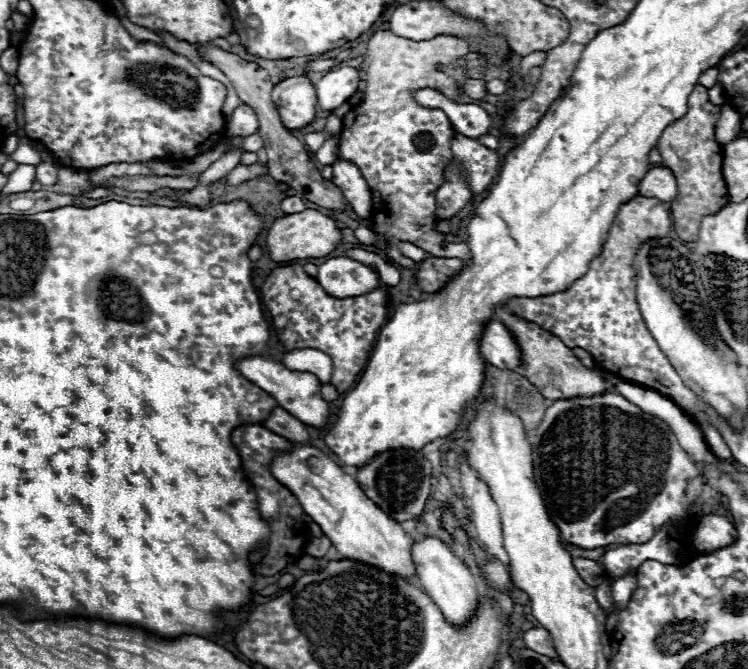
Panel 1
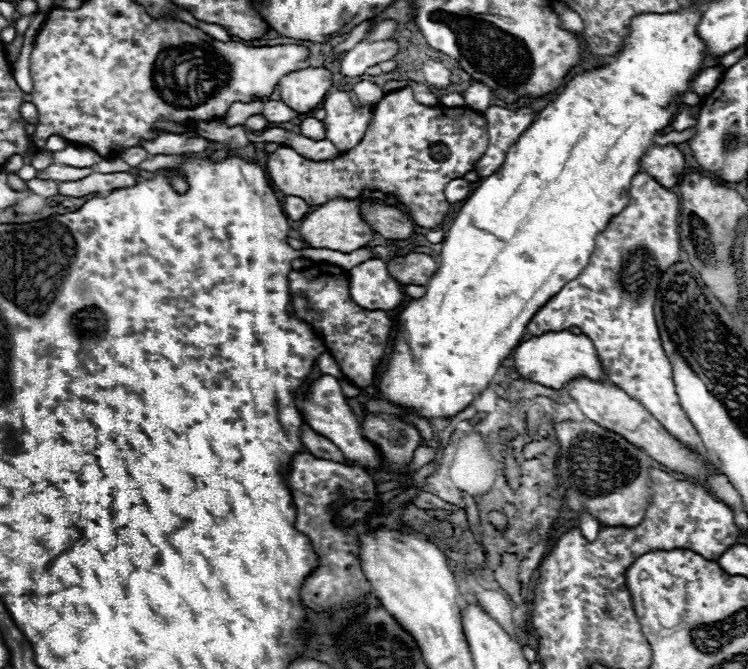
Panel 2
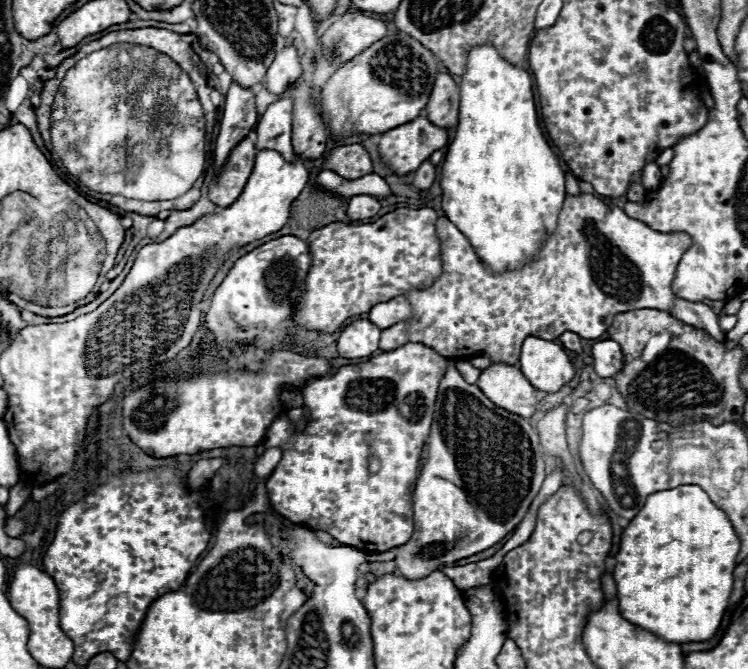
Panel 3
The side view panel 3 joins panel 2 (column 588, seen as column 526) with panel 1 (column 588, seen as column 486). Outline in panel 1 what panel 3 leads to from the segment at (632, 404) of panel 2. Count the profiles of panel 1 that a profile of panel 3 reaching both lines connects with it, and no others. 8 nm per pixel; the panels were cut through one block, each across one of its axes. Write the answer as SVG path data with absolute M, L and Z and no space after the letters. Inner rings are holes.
M498 308L496 316L516 336L516 340L518 340L518 344L522 348L522 356L524 356L522 374L542 392L544 398L568 400L568 398L576 398L576 396L598 396L598 394L606 394L606 392L616 392L618 394L616 384L604 380L604 372L600 368L586 368L572 354L572 350L566 344L562 344L556 336L552 336L550 332L542 330L534 322L526 322L526 320L514 316L514 314L508 314L504 308ZM554 374L562 374L562 386L558 386L558 388L554 388L552 382L550 382Z

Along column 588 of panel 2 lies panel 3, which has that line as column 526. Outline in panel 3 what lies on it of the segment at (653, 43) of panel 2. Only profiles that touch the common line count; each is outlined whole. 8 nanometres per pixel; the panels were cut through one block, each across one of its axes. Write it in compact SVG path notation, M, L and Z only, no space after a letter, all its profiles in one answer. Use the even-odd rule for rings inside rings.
M480 44L468 52L466 72L462 74L462 80L460 80L460 120L458 120L456 136L454 136L454 140L448 148L446 160L442 164L440 186L442 186L442 210L446 212L448 220L452 220L460 228L460 232L464 232L464 236L468 236L468 240L476 248L476 254L480 256L480 260L484 260L484 264L488 264L488 268L492 268L492 272L498 272L500 268L520 268L520 264L524 264L524 260L528 260L528 256L532 256L532 252L536 252L536 244L540 244L540 240L544 240L544 236L548 236L548 232L552 232L552 228L556 228L556 216L560 214L560 204L564 202L564 196L566 196L564 172L560 168L558 156L552 152L544 134L540 132L538 116L536 116L533 80L526 70L522 70L522 68L510 64L506 58L502 58L500 52L496 50L496 46L492 46L492 44Z

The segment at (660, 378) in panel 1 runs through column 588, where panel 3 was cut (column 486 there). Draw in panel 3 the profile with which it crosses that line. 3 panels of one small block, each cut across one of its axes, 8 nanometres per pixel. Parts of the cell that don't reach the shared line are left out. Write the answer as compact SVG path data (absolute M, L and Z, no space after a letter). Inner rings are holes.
M582 192L576 196L566 196L556 232L544 238L540 250L516 270L502 270L498 274L490 272L476 256L468 238L446 216L438 218L436 230L442 252L442 274L430 288L420 292L416 290L406 296L414 312L412 322L408 328L404 324L396 324L382 330L380 348L392 350L404 346L406 342L418 342L434 348L446 358L470 360L486 352L492 362L504 362L510 366L518 364L522 344L528 336L556 340L564 332L576 332L580 338L596 340L610 328L616 314L638 308L670 310L674 300L670 284L680 256L692 244L692 238L686 232L658 232L644 222L626 216L622 208L612 206L594 194Z

